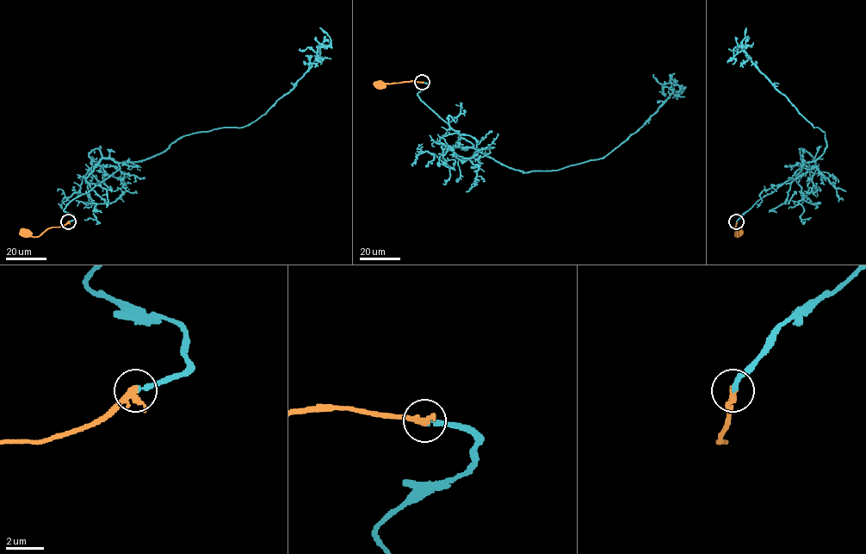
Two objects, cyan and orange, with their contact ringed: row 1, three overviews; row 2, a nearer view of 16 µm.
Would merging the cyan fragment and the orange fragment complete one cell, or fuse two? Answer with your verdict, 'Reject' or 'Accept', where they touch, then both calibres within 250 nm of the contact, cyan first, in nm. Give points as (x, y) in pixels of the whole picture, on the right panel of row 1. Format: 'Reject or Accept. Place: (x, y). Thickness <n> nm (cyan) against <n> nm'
Accept. Place: (736, 221). Thickness 280 nm (cyan) against 280 nm

